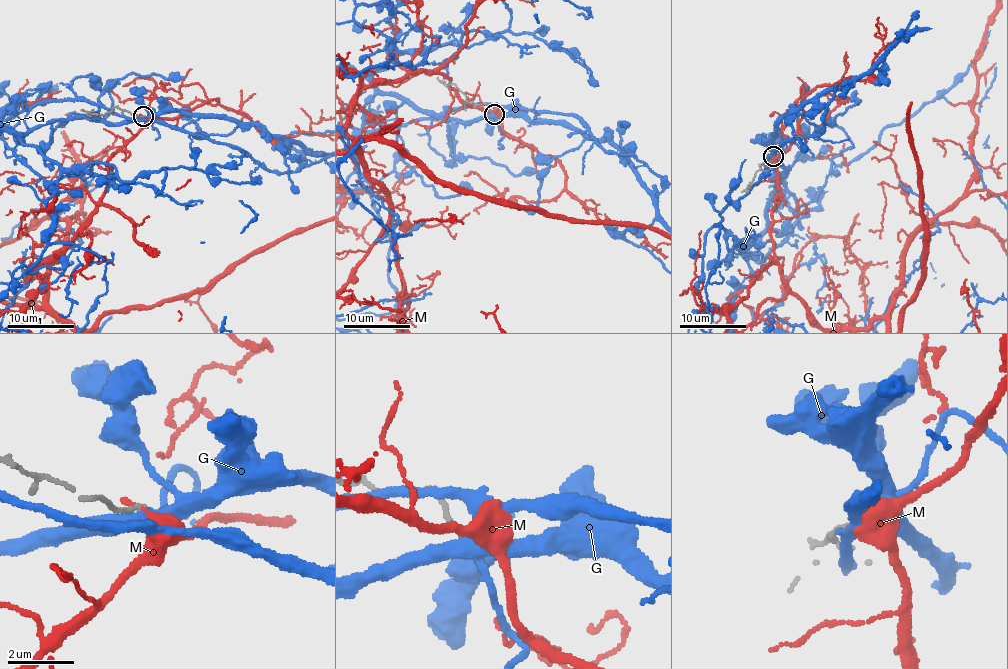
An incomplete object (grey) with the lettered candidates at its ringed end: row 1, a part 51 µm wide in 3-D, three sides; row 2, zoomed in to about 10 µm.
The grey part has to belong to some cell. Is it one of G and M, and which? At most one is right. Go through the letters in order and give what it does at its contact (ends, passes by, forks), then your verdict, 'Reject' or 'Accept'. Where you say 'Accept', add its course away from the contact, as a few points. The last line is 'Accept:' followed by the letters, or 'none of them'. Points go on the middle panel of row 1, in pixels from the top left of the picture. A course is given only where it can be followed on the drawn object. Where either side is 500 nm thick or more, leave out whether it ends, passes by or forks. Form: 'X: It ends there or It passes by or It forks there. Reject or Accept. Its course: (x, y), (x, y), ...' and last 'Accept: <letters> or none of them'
G: It forks there. Reject
M: It ends there. Reject
Accept: none of them

